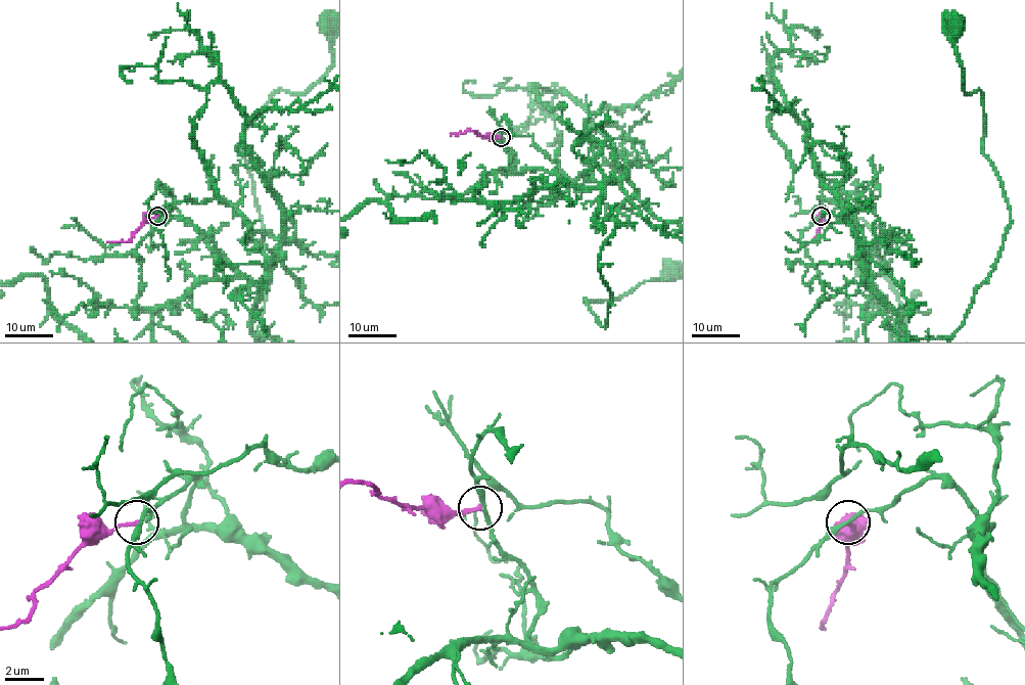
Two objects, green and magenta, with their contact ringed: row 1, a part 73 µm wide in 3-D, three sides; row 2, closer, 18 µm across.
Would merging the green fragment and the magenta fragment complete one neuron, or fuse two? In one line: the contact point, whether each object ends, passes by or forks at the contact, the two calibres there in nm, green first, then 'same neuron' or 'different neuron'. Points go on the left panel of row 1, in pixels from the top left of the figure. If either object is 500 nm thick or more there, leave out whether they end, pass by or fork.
place (157, 216); green passes by; magenta ends; calibres 240 and 180 nm; different neuron

